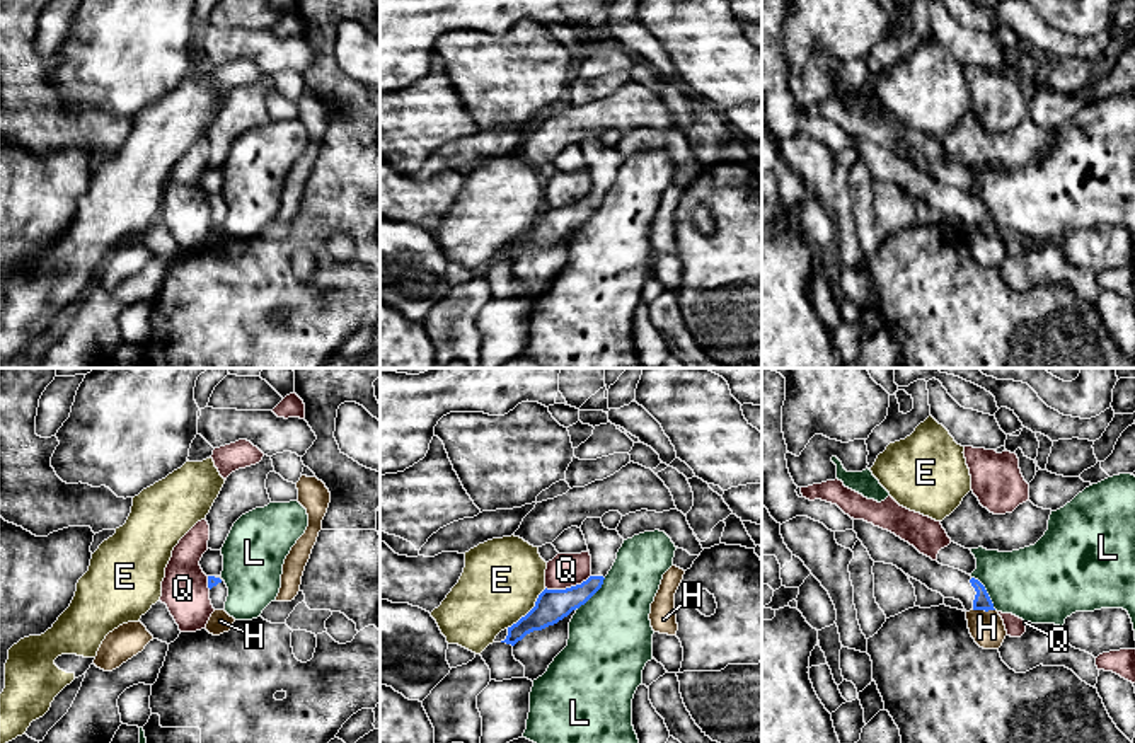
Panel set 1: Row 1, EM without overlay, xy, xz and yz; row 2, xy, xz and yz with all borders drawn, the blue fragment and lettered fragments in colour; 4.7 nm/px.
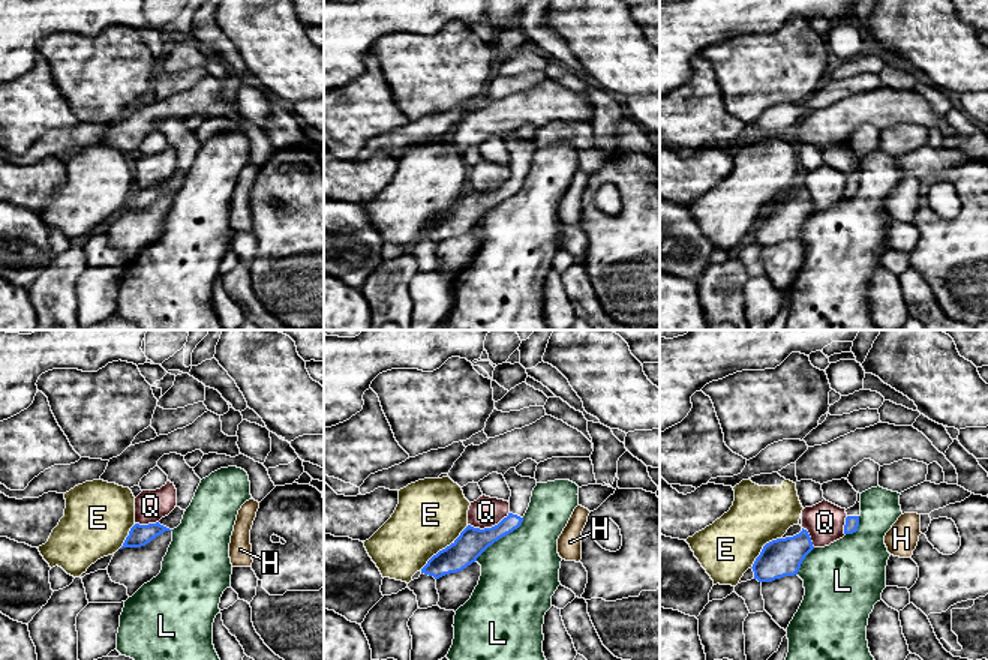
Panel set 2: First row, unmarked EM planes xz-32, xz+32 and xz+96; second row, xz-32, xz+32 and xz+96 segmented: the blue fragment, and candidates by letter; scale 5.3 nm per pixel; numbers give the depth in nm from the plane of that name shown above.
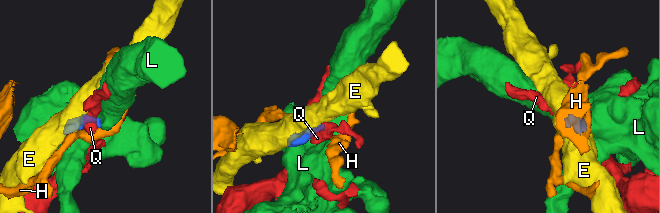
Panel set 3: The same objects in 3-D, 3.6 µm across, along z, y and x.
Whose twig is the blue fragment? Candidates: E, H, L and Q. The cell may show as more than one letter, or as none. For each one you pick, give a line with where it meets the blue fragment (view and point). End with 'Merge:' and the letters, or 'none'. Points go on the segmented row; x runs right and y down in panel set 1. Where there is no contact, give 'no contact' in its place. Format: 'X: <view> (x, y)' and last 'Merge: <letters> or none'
Merge: none

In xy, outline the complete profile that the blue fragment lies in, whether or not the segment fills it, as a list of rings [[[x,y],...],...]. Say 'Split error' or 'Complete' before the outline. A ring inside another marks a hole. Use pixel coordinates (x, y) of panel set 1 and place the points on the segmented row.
Split error. [[[208,576],[210,600],[215,610],[223,610],[228,596],[228,588],[222,576]]]

